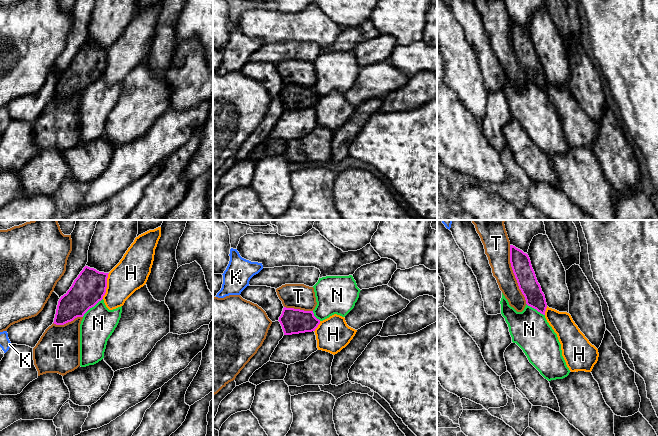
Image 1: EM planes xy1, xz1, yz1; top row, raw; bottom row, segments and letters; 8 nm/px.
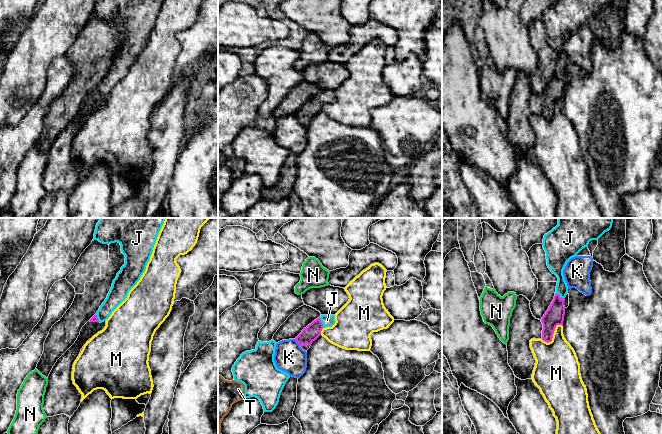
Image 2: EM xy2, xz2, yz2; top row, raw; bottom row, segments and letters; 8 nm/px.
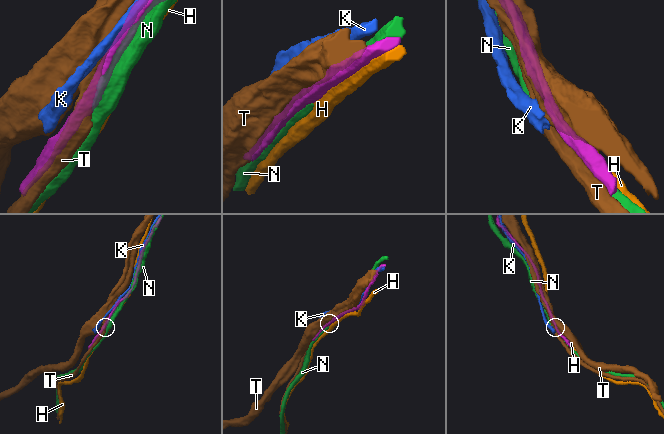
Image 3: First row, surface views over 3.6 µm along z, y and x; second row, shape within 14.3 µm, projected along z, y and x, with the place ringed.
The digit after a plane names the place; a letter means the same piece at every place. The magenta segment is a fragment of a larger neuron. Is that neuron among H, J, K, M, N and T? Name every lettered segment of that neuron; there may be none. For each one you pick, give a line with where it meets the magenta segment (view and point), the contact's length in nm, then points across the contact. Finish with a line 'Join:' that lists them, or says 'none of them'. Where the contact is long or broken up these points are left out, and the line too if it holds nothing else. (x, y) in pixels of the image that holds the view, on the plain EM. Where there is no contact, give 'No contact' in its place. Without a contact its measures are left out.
J: Touches magenta at xz2 (321, 98). Shared border 90 nm. Path across: xz2 (309, 110), (321, 98), (327, 96)
Join: J

